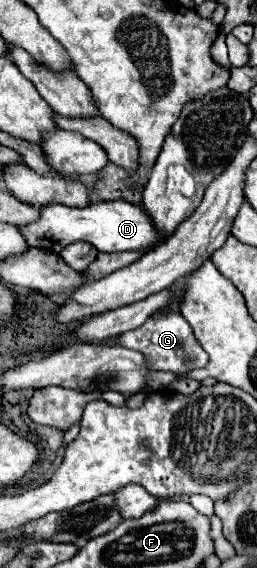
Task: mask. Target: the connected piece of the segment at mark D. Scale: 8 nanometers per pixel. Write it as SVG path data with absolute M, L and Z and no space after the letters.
M106 200L106 202L90 202L84 208L68 208L62 204L48 204L40 208L38 220L28 226L18 226L28 240L28 248L40 248L50 252L60 252L68 244L88 242L98 252L124 252L124 250L140 250L150 248L160 242L160 234L156 232L148 214L126 200Z

